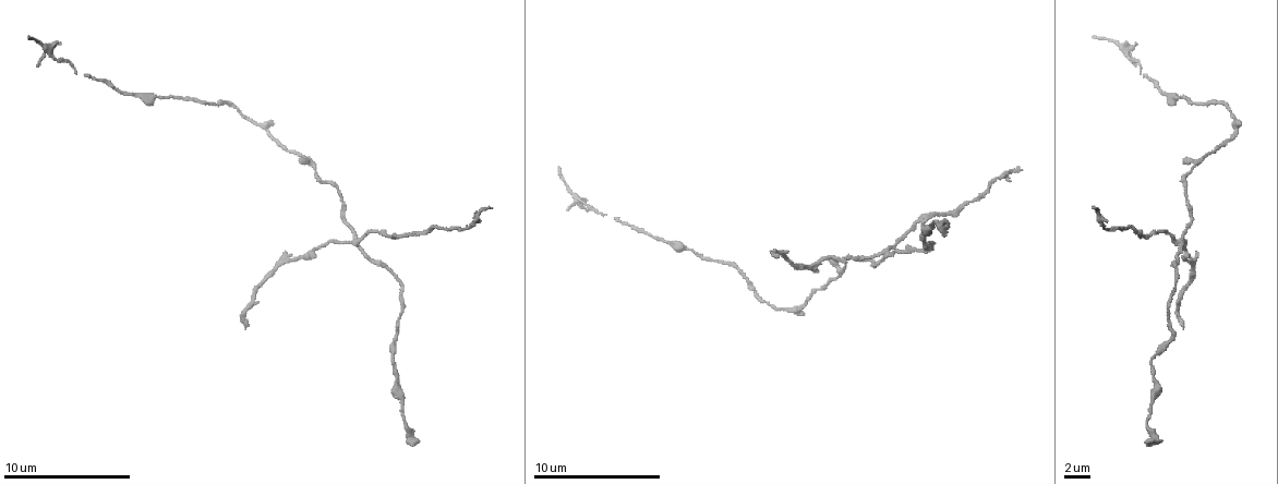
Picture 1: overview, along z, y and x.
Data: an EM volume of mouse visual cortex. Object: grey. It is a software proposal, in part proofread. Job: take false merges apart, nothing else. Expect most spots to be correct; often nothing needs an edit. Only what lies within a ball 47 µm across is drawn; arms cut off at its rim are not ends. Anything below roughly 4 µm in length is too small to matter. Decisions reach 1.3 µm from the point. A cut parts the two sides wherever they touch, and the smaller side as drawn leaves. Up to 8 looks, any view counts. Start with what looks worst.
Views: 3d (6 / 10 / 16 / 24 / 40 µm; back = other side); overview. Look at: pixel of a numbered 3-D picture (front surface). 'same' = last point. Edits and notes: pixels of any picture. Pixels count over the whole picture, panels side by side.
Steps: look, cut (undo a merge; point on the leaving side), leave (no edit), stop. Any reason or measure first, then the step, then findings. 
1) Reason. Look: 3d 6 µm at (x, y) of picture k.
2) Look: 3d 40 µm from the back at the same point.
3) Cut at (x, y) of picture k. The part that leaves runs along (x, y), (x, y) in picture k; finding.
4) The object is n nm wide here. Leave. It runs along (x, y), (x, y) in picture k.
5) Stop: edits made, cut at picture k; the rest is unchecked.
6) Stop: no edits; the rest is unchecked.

Looks like a crossing. Look: 3d 10 µm at (883, 251) of picture 1.

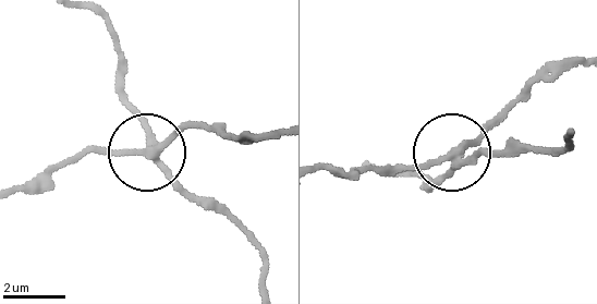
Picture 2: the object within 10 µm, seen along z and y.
Look: 3d 10 µm from the back at (139, 153) of picture 2.

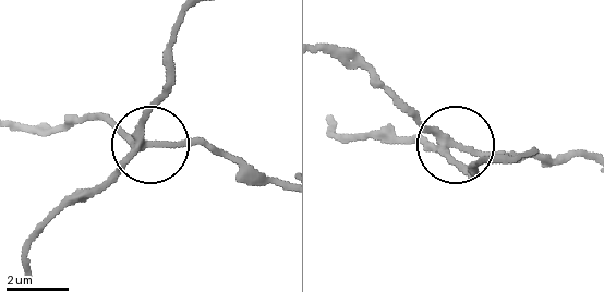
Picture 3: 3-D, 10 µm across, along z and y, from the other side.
The side arm is 13 µm long; 4 arms meet here. Cut at (112, 119) of picture 3. A second neuron is stuck on.

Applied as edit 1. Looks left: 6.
See it whole again. Look: overview.

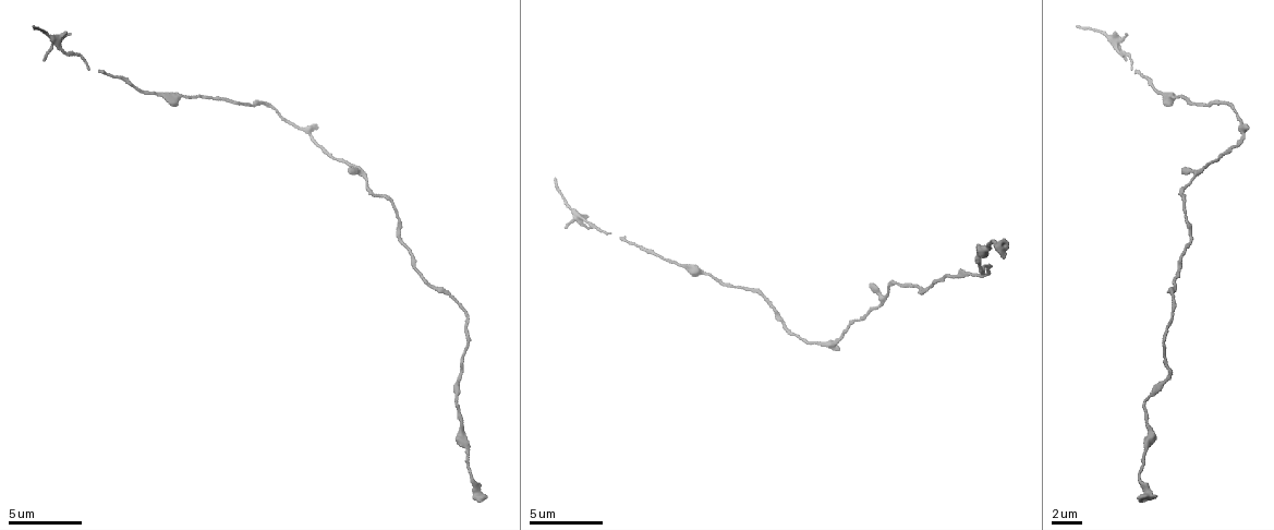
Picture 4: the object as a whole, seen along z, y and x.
Narrows sharply. Look: 3d 6 µm at (392, 205) of picture 4.

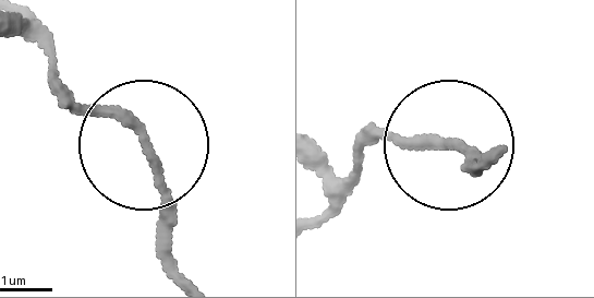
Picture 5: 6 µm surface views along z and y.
Look: 3d 6 µm from the back at (450, 147) of picture 5.

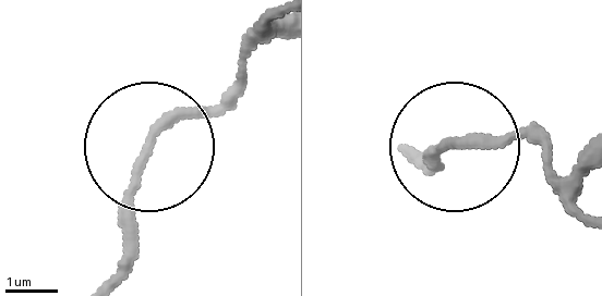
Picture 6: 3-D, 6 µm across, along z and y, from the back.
Leave. It runs along (284, 20), (149, 150), (128, 275) in picture 6; continuous, no second neuron.

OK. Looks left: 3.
Look: 3d 10 µm at (344, 163) of picture 4.

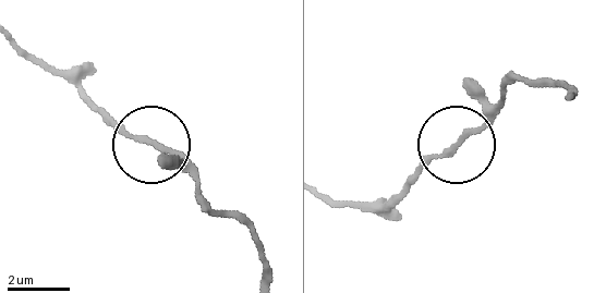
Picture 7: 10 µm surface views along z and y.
Leave. One neuron here.

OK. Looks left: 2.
Sudden change in width. Look: 3d 10 µm at (1162, 93) of picture 4.

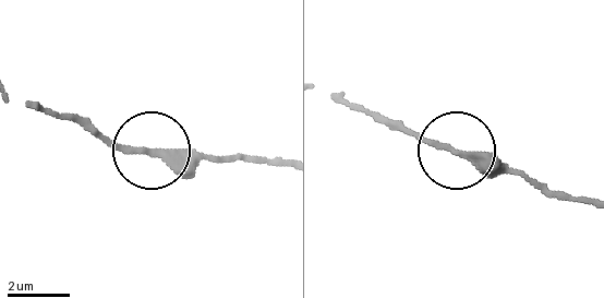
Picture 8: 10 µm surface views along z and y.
Look: 3d 10 µm from the back at (452, 148) of picture 8.

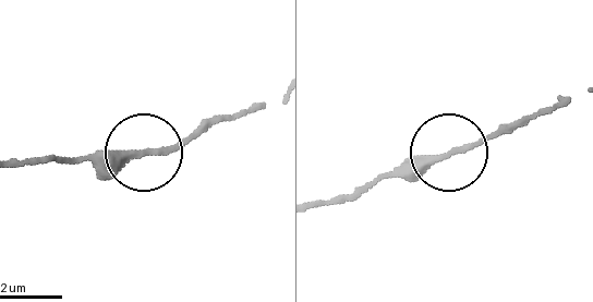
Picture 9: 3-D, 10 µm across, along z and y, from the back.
Leave. It runs along (13, 164), (130, 156), (205, 133) in picture 9; all the same neuron.

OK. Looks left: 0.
Stop: edits made, cut at picture 3; the rest is unchecked.

